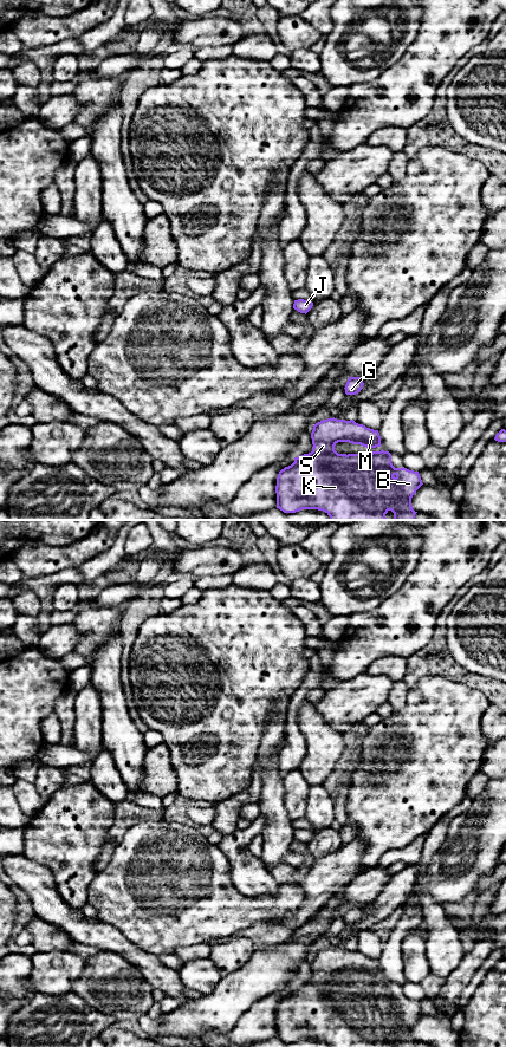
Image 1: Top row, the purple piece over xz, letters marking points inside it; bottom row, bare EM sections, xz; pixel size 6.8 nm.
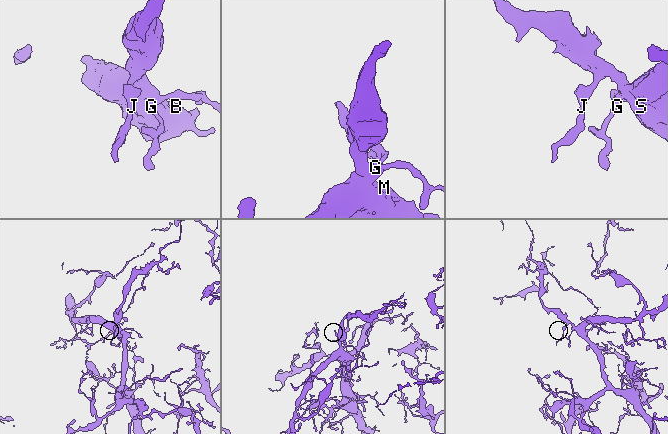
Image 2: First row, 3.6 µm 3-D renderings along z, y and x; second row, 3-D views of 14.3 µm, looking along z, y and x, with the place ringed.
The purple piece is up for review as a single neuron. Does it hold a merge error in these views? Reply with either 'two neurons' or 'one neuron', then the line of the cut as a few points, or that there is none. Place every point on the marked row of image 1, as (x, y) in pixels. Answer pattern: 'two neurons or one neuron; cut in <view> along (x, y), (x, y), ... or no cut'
one neuron; no cut

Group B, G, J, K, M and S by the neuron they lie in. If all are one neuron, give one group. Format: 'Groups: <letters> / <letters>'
Groups: B G J K M S

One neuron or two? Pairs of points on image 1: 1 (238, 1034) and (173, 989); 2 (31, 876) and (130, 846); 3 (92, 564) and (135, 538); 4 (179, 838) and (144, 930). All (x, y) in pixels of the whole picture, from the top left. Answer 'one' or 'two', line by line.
1: two
2: two
3: two
4: one

